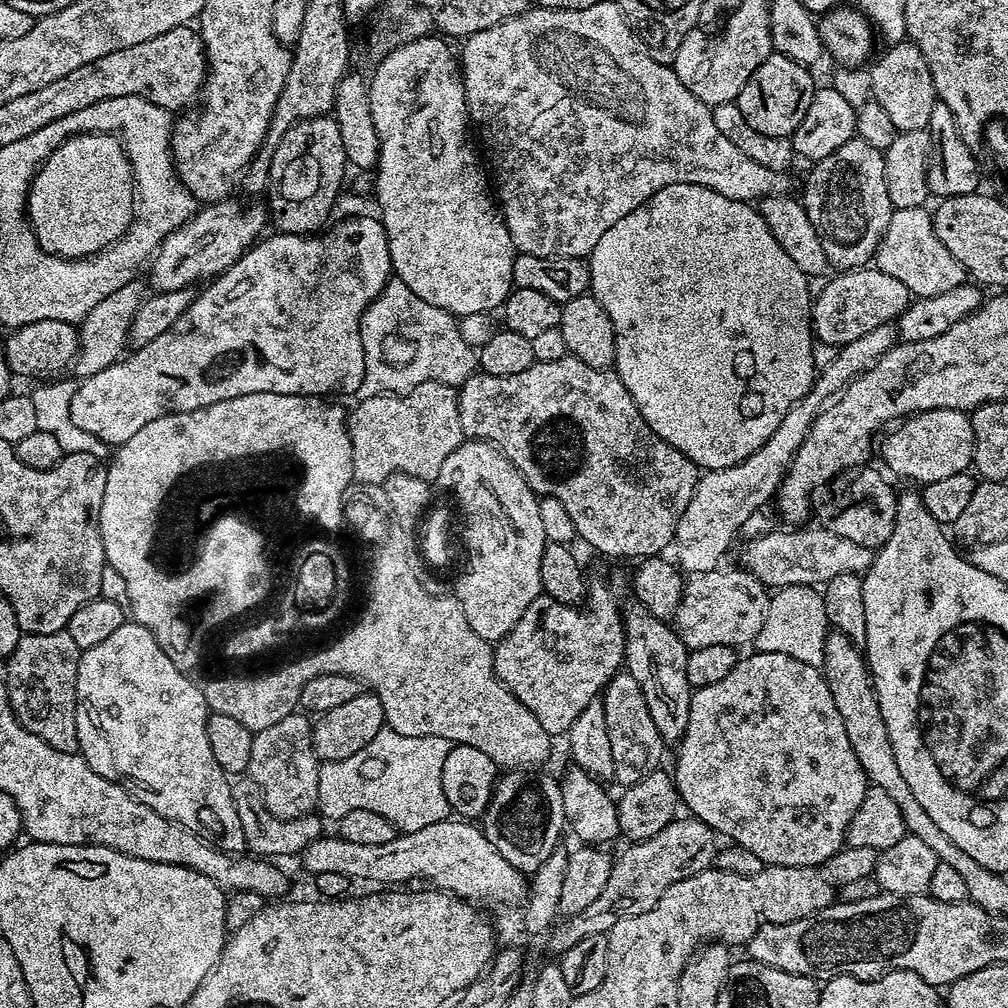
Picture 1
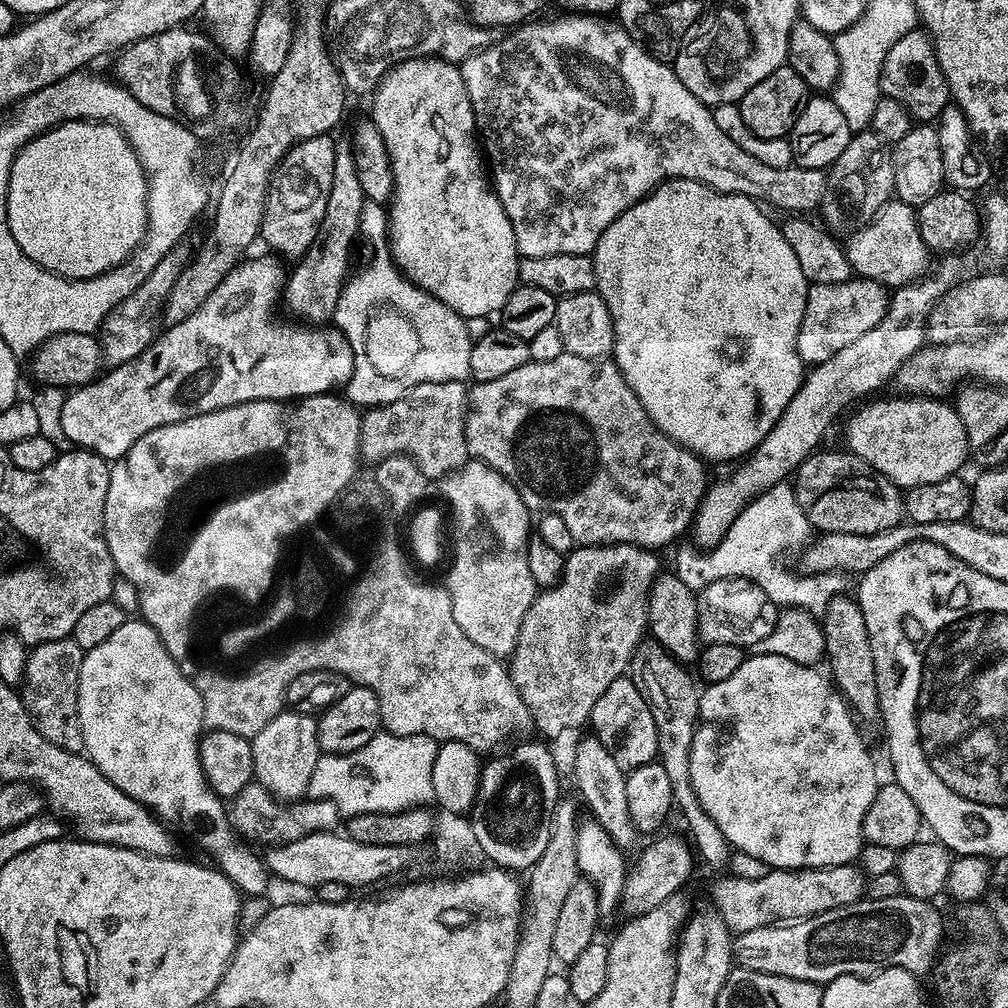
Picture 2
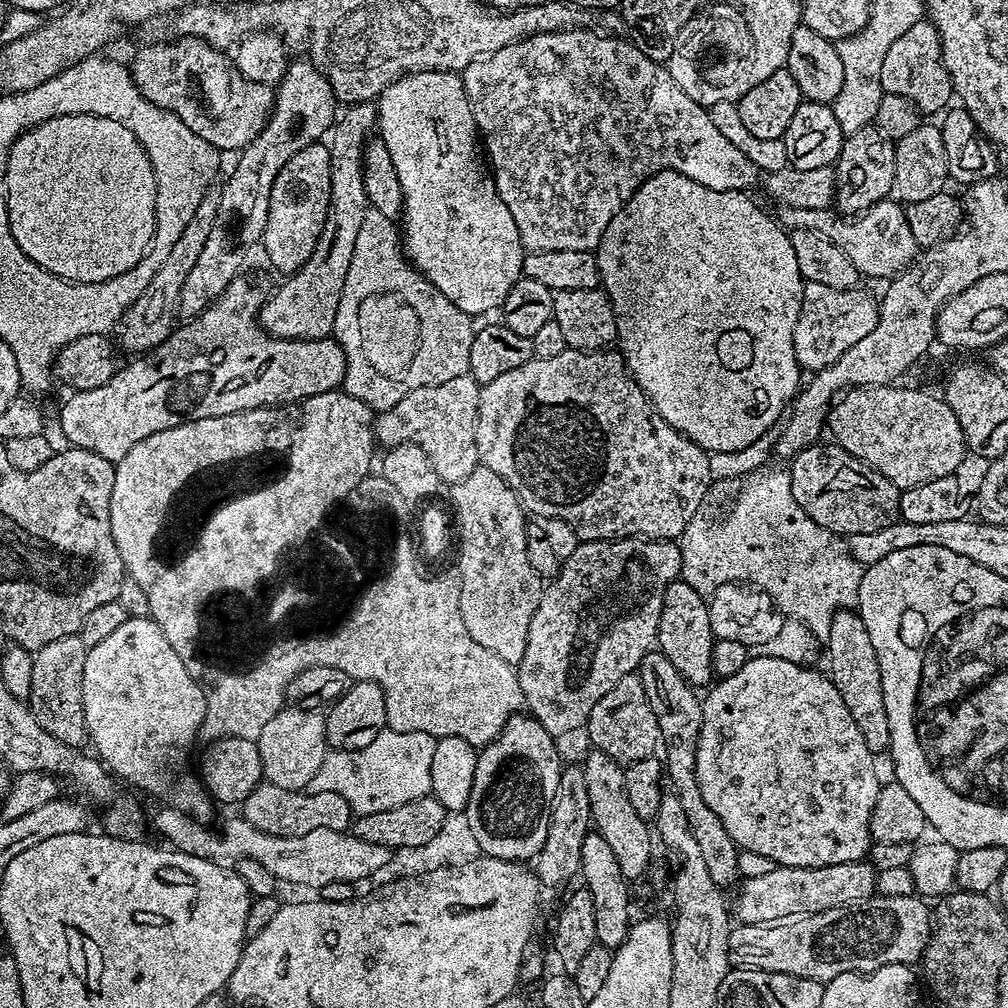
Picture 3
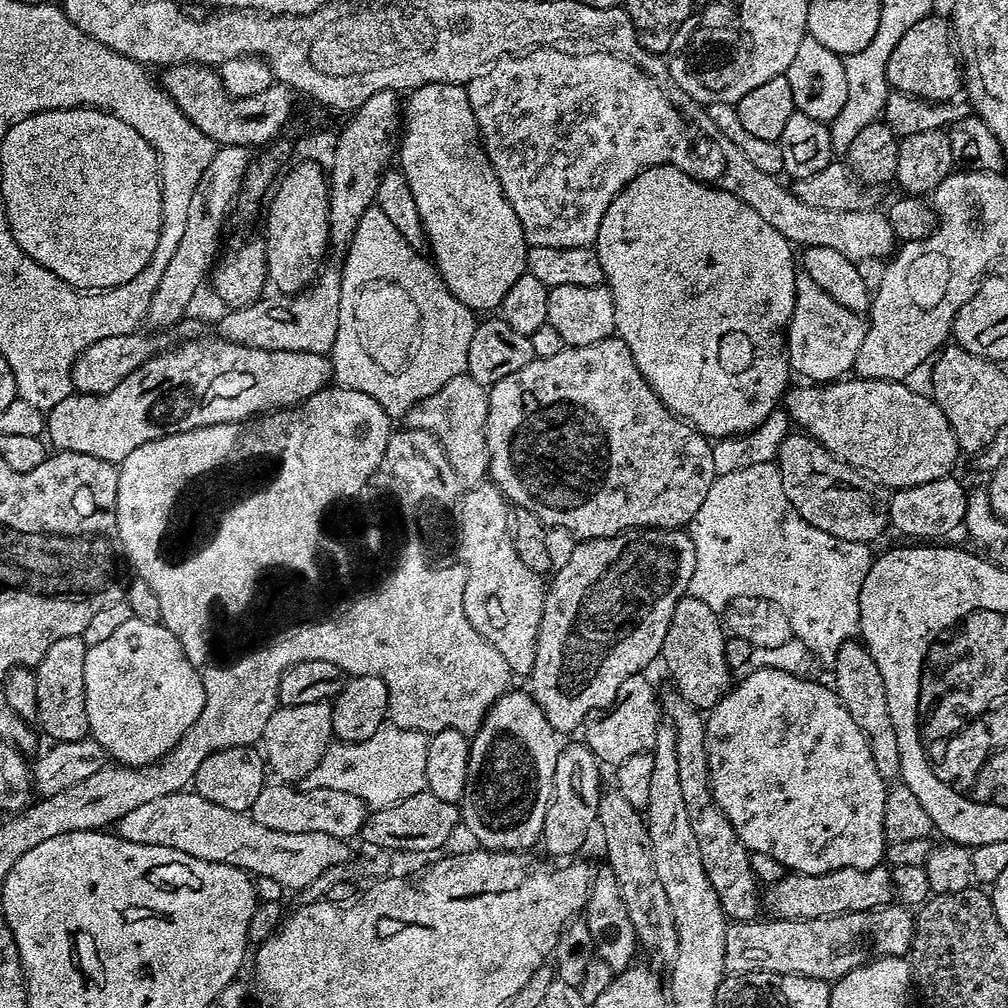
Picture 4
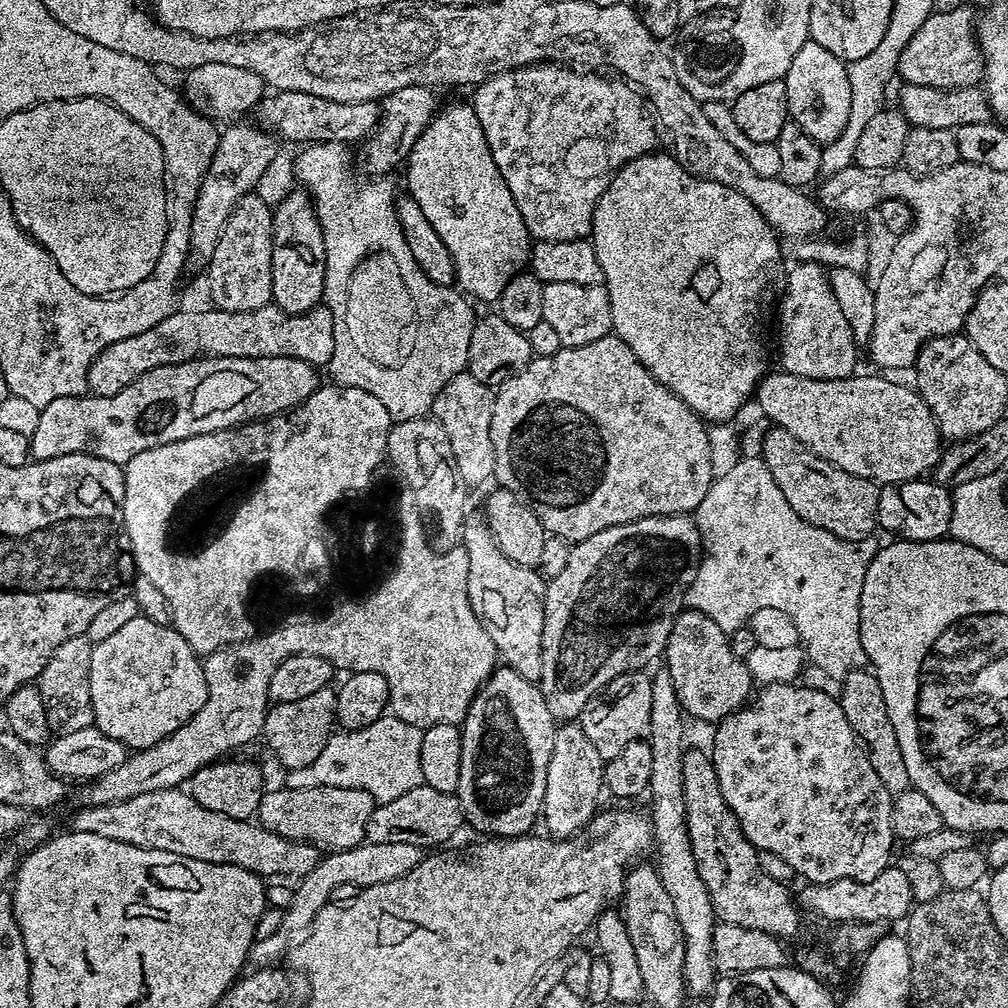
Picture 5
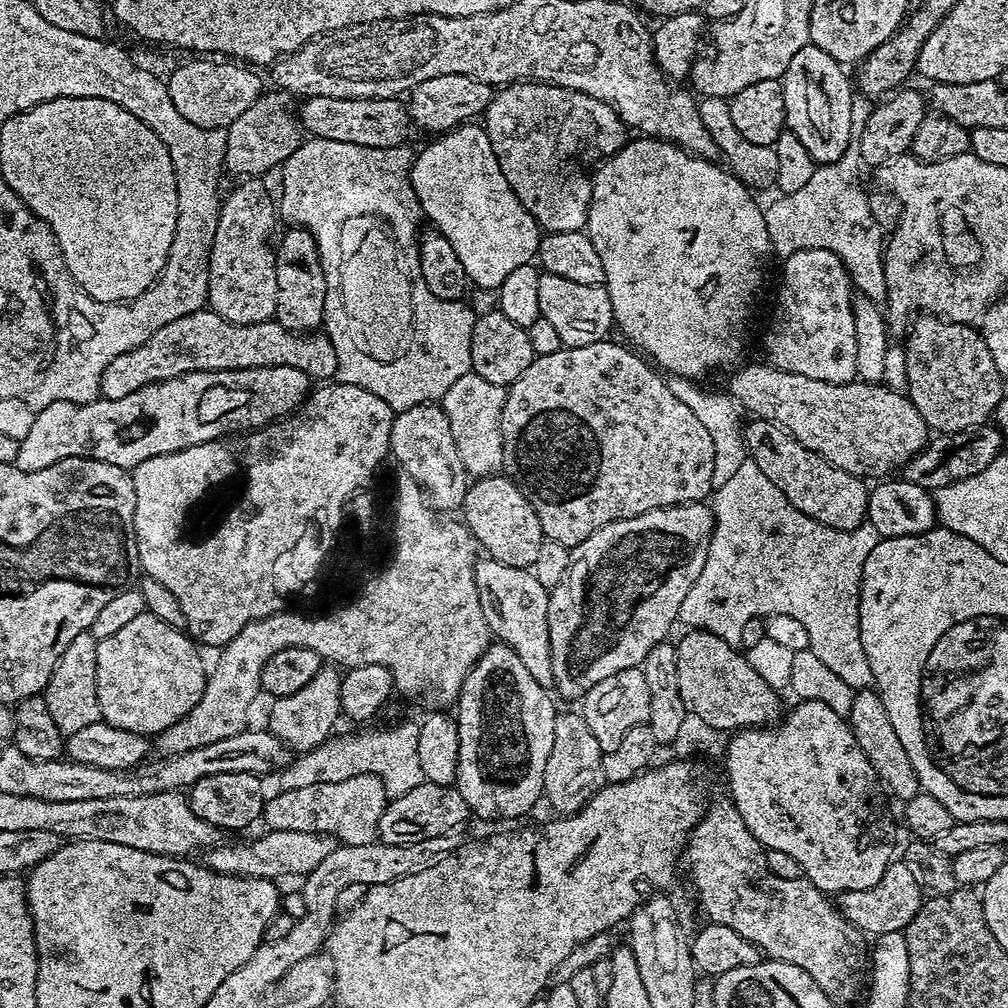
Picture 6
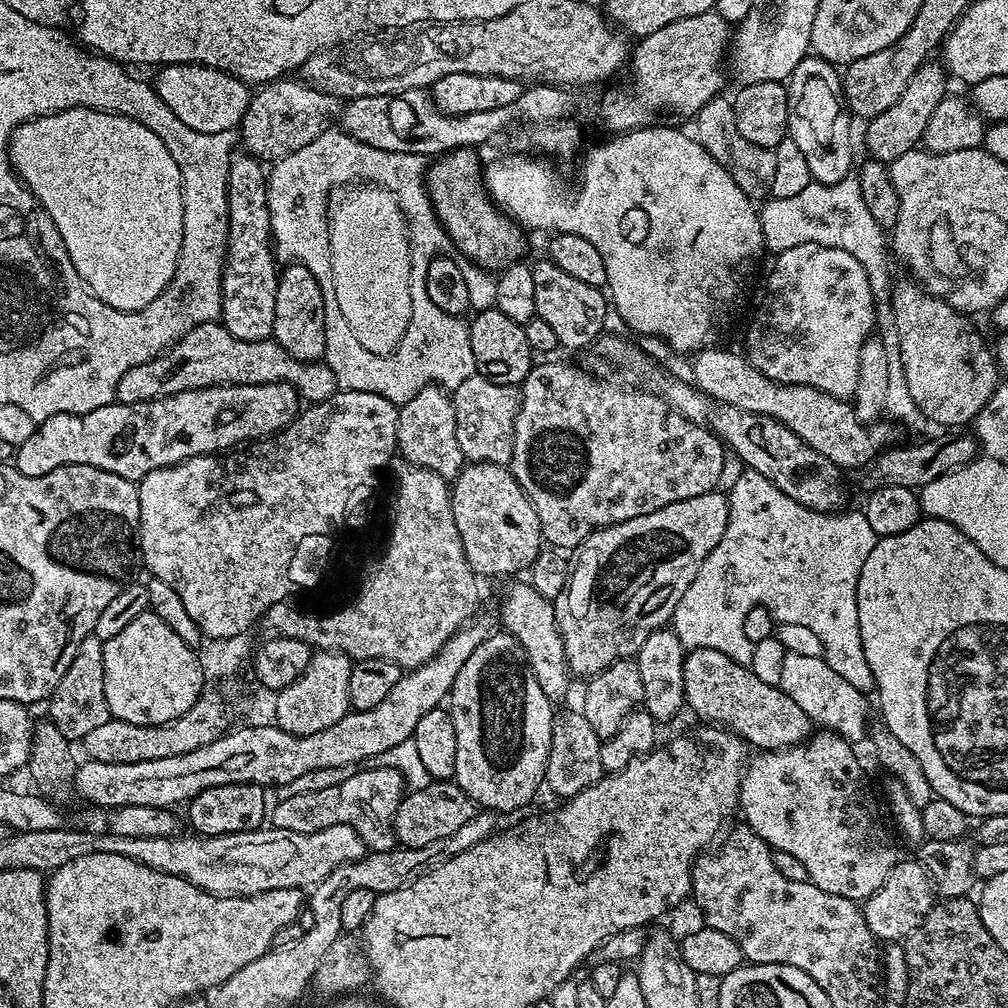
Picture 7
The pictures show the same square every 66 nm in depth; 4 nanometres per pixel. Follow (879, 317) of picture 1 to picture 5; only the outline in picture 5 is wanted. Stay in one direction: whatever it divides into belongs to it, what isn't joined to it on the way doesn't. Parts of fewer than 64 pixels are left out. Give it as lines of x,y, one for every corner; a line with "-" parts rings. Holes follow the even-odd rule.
796,262
789,272
787,269
779,308
780,360
784,363
781,364
783,371
811,380
845,380
857,371
857,342
852,337
850,322
846,322
842,310
838,310
838,302
821,265

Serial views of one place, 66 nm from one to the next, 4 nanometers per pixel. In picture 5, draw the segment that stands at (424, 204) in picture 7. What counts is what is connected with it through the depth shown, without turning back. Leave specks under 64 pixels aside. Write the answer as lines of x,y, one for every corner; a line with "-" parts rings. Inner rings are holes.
310,144
303,149
304,152
296,160
296,176
301,180
303,187
312,197
316,206
316,217
324,231
324,299
323,303
333,314
339,313
342,302
348,296
350,278
358,265
365,259
366,254
373,250
384,248
389,257
395,260
401,268
404,284
414,301
414,316
418,323
414,328
416,341
411,341
408,348
408,357
398,368
380,368
366,354
357,352
354,342
348,337
348,331
344,328
343,319
337,318
334,322
334,342
336,353
332,356
332,363
327,365
331,383
342,386
354,386
354,390
366,390
366,394
374,394
382,406
386,406
386,414
394,422
410,422
427,417
432,411
432,403
438,398
438,394
460,372
468,366
470,354
470,334
474,330
478,316
472,313
473,305
467,295
461,294
455,287
446,284
435,284
422,274
418,262
414,262
414,254
402,234
402,226
396,217
396,200
392,196
391,179
372,178
369,184
355,184
352,180
352,164
348,161
349,149
342,144

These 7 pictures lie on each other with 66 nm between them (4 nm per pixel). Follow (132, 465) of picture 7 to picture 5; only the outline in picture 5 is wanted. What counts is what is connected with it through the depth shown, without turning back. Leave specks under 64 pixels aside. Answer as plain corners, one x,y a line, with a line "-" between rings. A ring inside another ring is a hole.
205,356
198,360
187,360
181,364
158,366
142,378
138,378
126,390
118,390
113,396
71,396
54,398
40,409
38,426
31,436
32,460
49,460
62,454
90,454
106,458
118,465
127,464
134,454
150,450
154,446
166,446
166,442
182,442
182,438
194,438
198,434
227,432
241,424
251,424
277,412
297,408
310,394
321,387
322,379
317,365
307,364
298,358
226,358
225,356

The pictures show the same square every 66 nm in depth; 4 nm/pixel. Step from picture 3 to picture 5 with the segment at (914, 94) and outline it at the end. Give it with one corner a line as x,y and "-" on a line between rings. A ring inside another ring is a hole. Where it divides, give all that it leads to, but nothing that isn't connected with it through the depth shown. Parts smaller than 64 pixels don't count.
948,8
945,12
934,10
918,26
914,38
906,42
906,46
900,55
900,61
896,67
899,79
904,84
914,86
934,86
935,88
975,88
984,78
984,55
980,53
980,42
976,38
974,19
968,8

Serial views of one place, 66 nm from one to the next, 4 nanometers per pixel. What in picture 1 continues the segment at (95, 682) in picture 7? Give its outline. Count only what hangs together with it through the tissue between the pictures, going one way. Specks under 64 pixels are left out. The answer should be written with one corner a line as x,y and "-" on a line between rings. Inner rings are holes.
66,630
54,634
24,634
21,635
18,646
14,646
14,654
6,657
8,669
3,669
2,672
6,678
10,706
20,719
20,725
38,734
38,738
59,752
76,752
80,746
76,733
76,675
81,651

